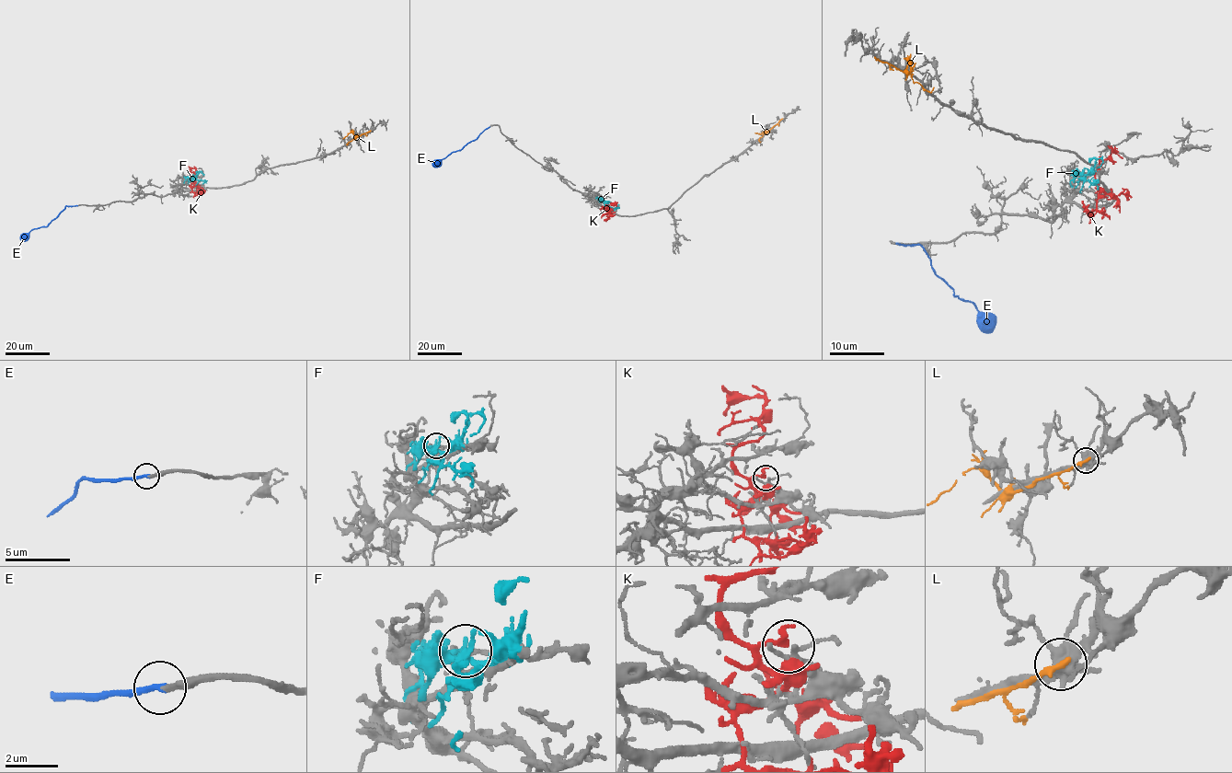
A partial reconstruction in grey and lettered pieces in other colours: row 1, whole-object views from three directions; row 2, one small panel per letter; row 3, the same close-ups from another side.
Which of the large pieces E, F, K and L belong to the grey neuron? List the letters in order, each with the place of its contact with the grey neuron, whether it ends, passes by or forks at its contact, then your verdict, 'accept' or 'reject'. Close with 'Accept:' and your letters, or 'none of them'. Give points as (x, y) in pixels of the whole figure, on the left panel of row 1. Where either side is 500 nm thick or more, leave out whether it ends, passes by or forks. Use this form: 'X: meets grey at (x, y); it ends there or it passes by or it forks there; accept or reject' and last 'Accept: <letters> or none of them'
E: meets grey at (77, 205); it ends there; accept
F: meets grey at (187, 177); it ends there; reject
K: meets grey at (196, 181); it ends there; reject
L: meets grey at (370, 131); it ends there; reject
Accept: E

